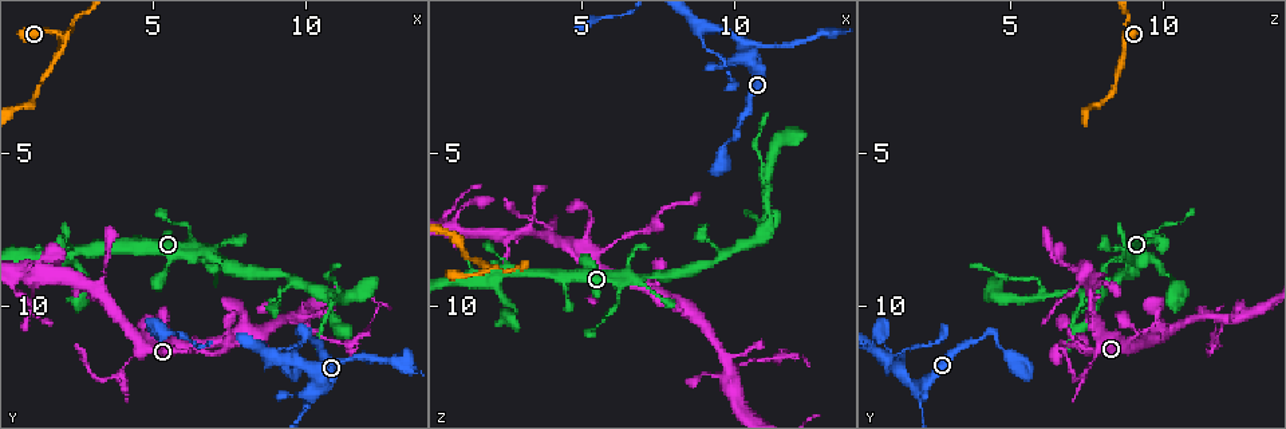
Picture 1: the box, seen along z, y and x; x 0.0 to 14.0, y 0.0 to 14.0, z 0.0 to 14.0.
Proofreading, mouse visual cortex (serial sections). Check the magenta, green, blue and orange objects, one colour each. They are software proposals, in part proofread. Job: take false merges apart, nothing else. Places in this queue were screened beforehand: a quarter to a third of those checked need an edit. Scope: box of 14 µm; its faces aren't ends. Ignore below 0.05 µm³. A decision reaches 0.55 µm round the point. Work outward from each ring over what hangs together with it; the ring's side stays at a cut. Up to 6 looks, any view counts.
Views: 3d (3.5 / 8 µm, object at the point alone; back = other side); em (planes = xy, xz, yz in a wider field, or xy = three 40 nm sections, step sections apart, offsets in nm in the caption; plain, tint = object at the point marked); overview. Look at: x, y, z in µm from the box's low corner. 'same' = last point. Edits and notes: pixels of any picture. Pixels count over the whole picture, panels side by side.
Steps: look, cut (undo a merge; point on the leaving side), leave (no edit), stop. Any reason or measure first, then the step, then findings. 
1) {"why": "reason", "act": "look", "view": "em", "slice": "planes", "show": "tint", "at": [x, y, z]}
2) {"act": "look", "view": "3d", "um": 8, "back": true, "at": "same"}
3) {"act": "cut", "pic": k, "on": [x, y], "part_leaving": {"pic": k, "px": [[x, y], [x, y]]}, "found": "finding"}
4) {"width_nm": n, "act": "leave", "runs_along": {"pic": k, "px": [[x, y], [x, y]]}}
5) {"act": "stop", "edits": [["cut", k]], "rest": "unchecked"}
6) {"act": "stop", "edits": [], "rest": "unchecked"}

{"why": "three-way junction", "act": "look", "view": "3d", "um": 8, "at": [2.1, 1.3, 8.7]}

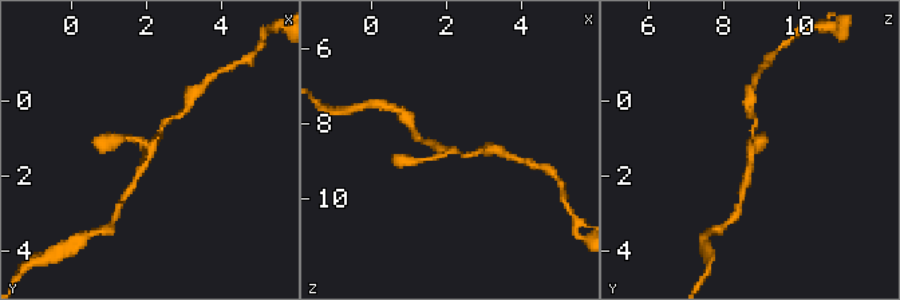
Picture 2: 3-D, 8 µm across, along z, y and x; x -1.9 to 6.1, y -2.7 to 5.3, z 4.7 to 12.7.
{"arms": 3, "arm_widths_nm": [150, 150, 200], "why": "need the tissue", "act": "look", "view": "em", "slice": "xy", "step": 2, "show": "tint", "at": [2.1, 1.4, 8.7]}

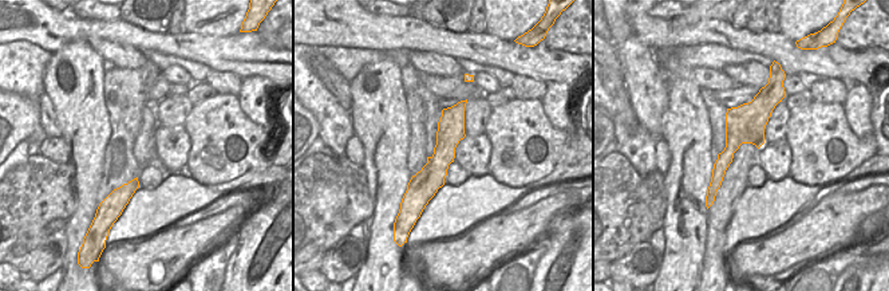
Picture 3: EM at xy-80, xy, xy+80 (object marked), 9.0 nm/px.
{"act": "leave", "runs_along": {"pic": 2, "px": [[760, 139], [749, 152], [745, 186]]}, "found": "one cell here"}

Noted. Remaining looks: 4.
{"act": "look", "view": "3d", "um": 3.5, "at": [6.6, 8.3, 9.0]}

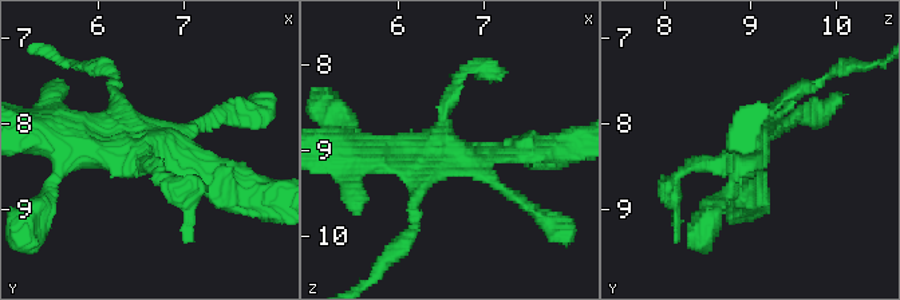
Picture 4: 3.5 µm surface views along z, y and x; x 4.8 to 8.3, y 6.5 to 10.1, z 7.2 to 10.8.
{"why": "now the EM", "act": "look", "view": "em", "slice": "xy", "step": 5, "show": "tint", "at": [6.65, 8.30, 8.95]}

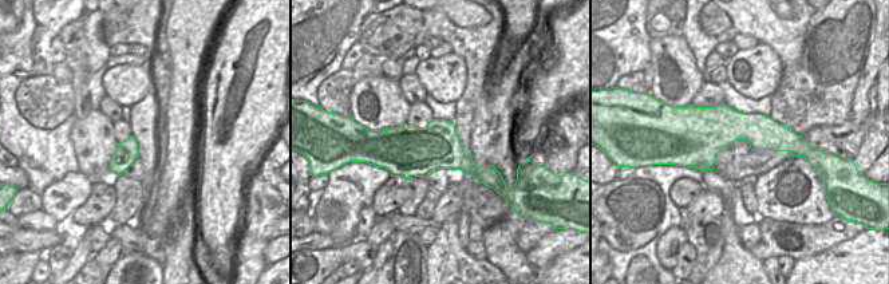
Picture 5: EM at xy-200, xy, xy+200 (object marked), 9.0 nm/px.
{"act": "leave", "runs_along": {"pic": 4, "px": [[67, 135], [178, 152], [232, 185]]}, "found": "continuous, no second cell"}

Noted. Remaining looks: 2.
{"act": "look", "view": "3d", "um": 3.5, "at": [3.3, 9.7, 7.7]}

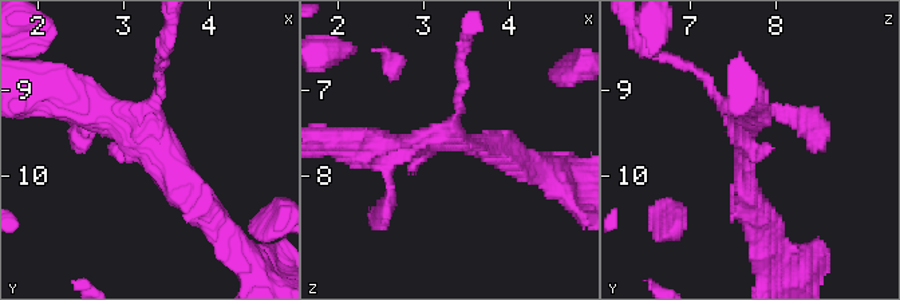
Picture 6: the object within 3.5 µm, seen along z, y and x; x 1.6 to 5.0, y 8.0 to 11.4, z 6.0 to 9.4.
{"why": "shape alone is not enough", "act": "look", "view": "em", "slice": "xy", "step": 3, "show": "tint", "at": [3.25, 9.65, 7.65]}

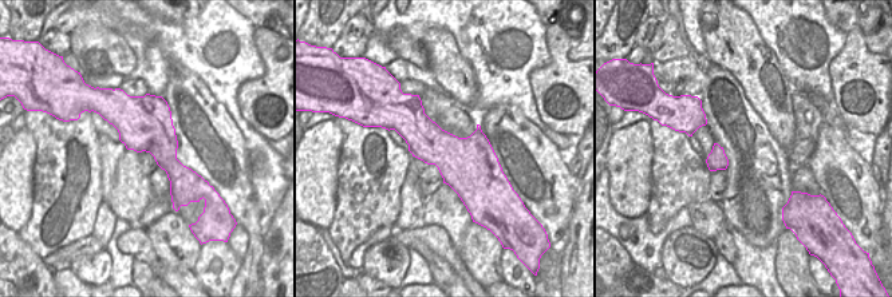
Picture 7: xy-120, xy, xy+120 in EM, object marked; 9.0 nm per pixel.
{"act": "leave", "runs_along": {"pic": 6, "px": [[206, 213], [157, 152], [74, 106]]}, "found": "all the same cell"}

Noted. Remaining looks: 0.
{"act": "stop", "edits": [], "rest": "unchecked"}

